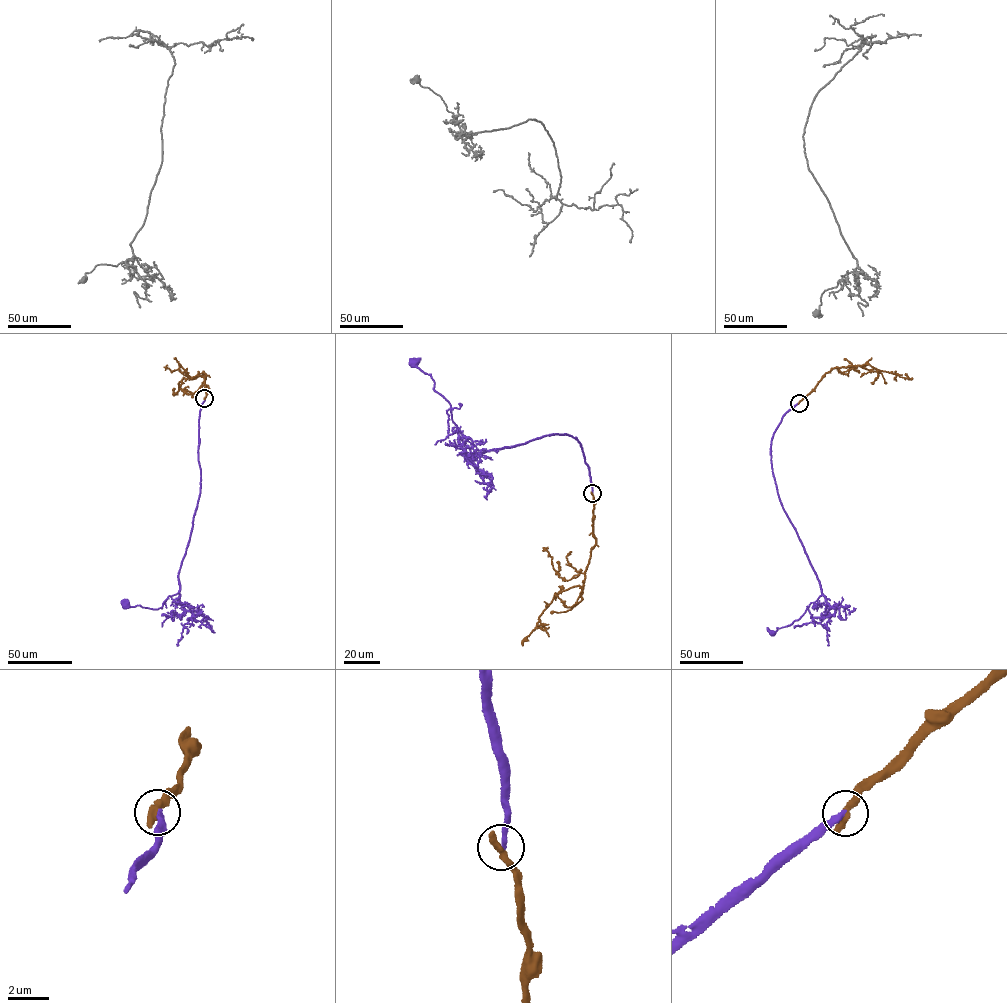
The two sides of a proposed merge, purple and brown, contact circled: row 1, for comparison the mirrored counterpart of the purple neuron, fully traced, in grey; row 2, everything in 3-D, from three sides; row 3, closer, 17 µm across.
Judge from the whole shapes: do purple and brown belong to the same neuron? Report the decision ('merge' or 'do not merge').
do not merge

